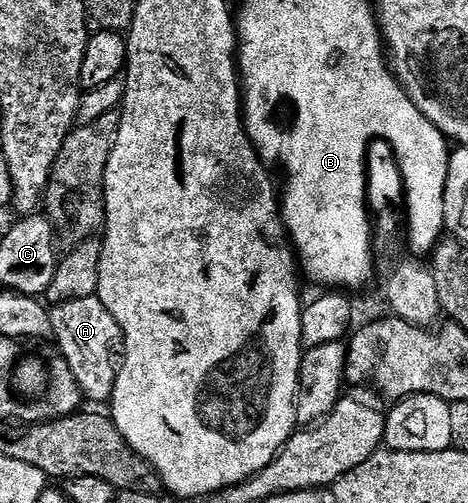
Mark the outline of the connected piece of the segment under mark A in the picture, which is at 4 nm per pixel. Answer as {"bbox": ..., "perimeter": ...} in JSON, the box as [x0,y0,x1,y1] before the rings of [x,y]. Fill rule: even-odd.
{"bbox":[51,296,123,403],"perimeter":[[[98,296],[58,303],[51,310],[51,332],[54,341],[59,341],[57,349],[69,364],[84,399],[108,403],[118,374],[116,361],[113,362],[113,350],[120,347],[123,332],[105,304],[101,304]]]}

